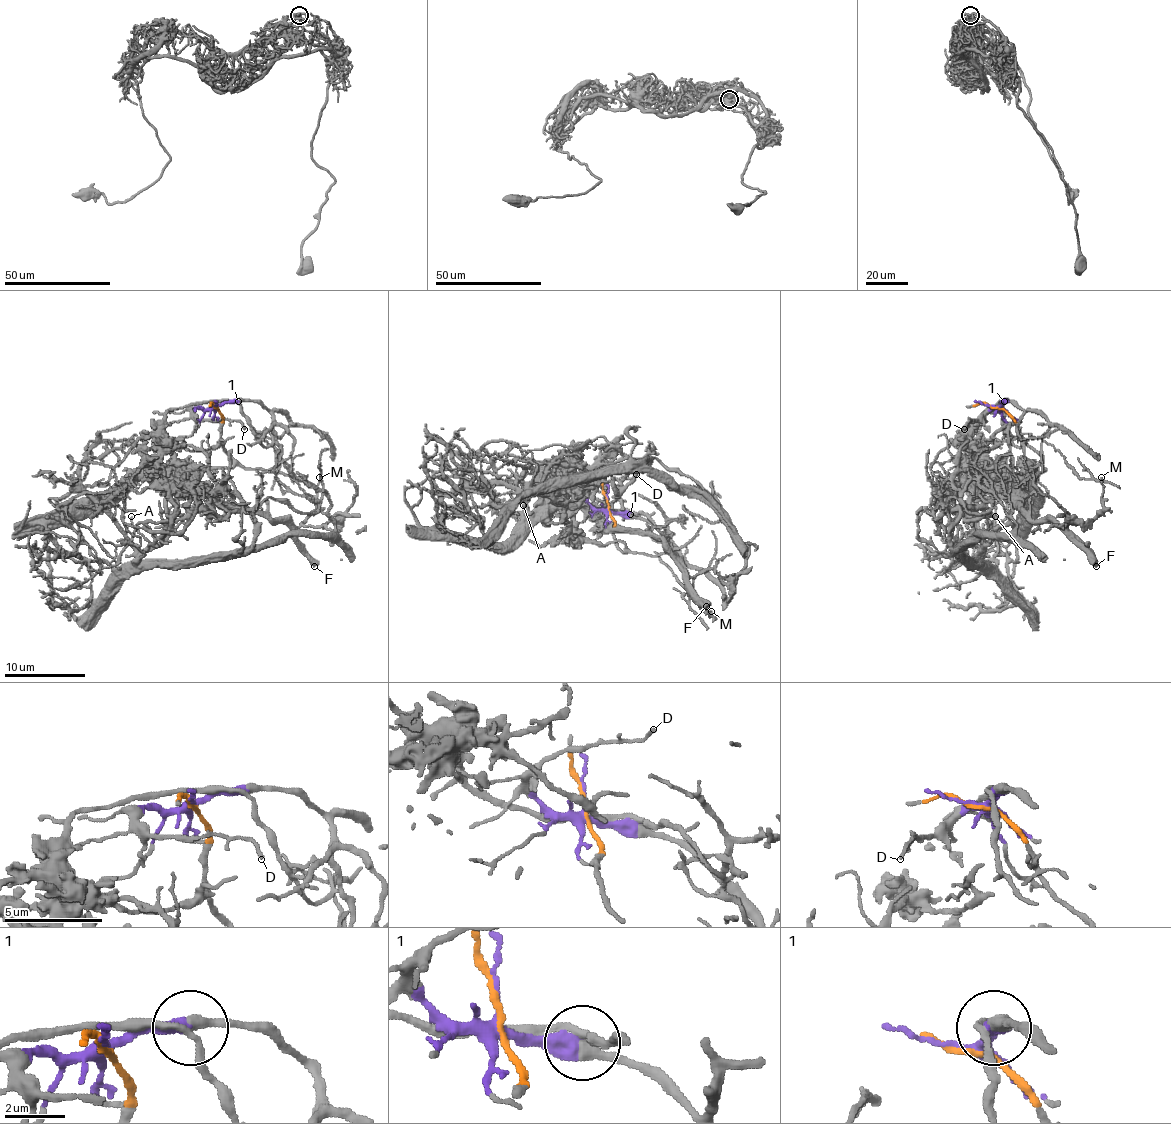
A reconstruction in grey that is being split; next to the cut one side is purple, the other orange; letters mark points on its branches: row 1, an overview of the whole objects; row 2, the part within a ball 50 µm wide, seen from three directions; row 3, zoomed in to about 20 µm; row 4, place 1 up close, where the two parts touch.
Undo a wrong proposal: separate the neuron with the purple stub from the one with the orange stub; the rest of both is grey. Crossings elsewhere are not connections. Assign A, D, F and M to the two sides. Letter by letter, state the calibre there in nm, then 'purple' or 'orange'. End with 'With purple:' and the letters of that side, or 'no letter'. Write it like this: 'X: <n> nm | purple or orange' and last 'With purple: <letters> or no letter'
A: 150 nm | purple
D: 160 nm | purple
F: 600 nm | orange
M: 130 nm | orange
With purple: A, D

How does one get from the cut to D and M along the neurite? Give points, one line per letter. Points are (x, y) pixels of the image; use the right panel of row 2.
D: (996, 407), (998, 409), (969, 419), (963, 430)
M: (996, 407), (1004, 409), (1042, 458), (996, 484), (1032, 520), (1068, 526), (1090, 522), (1102, 508), (1100, 478)

